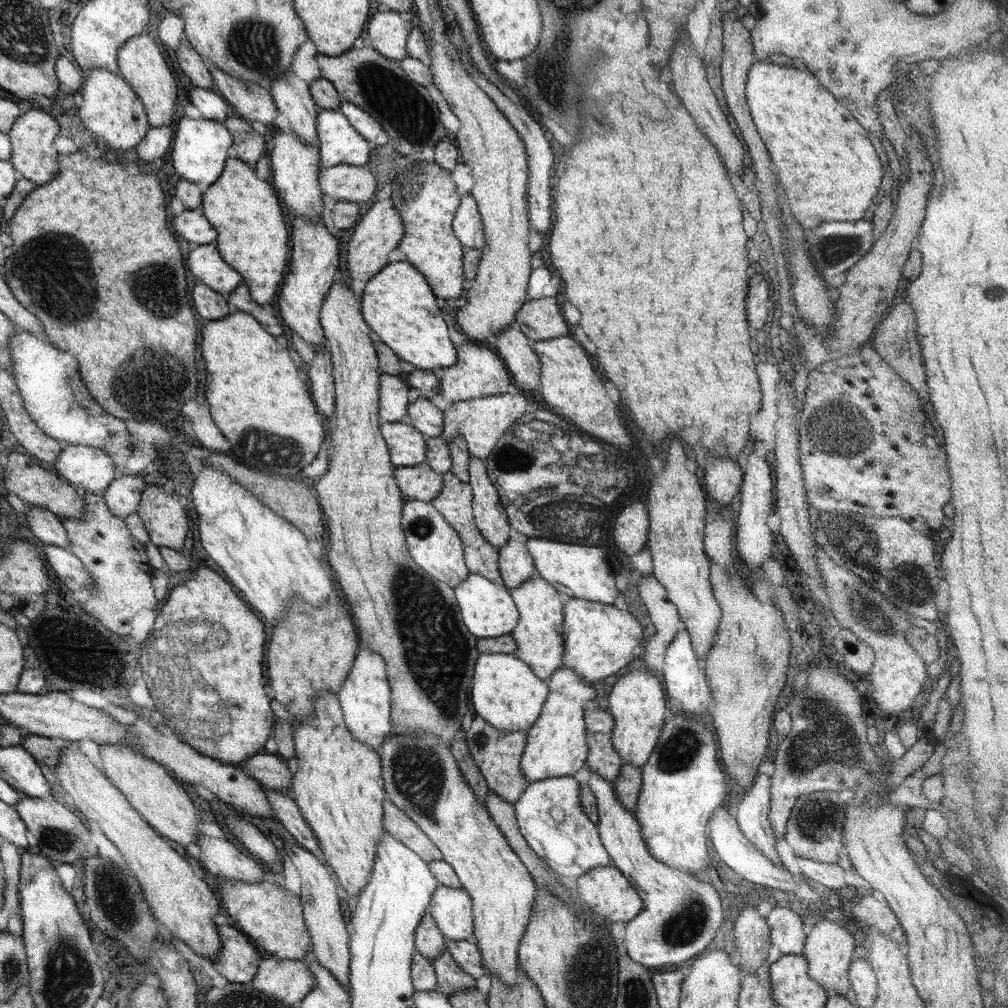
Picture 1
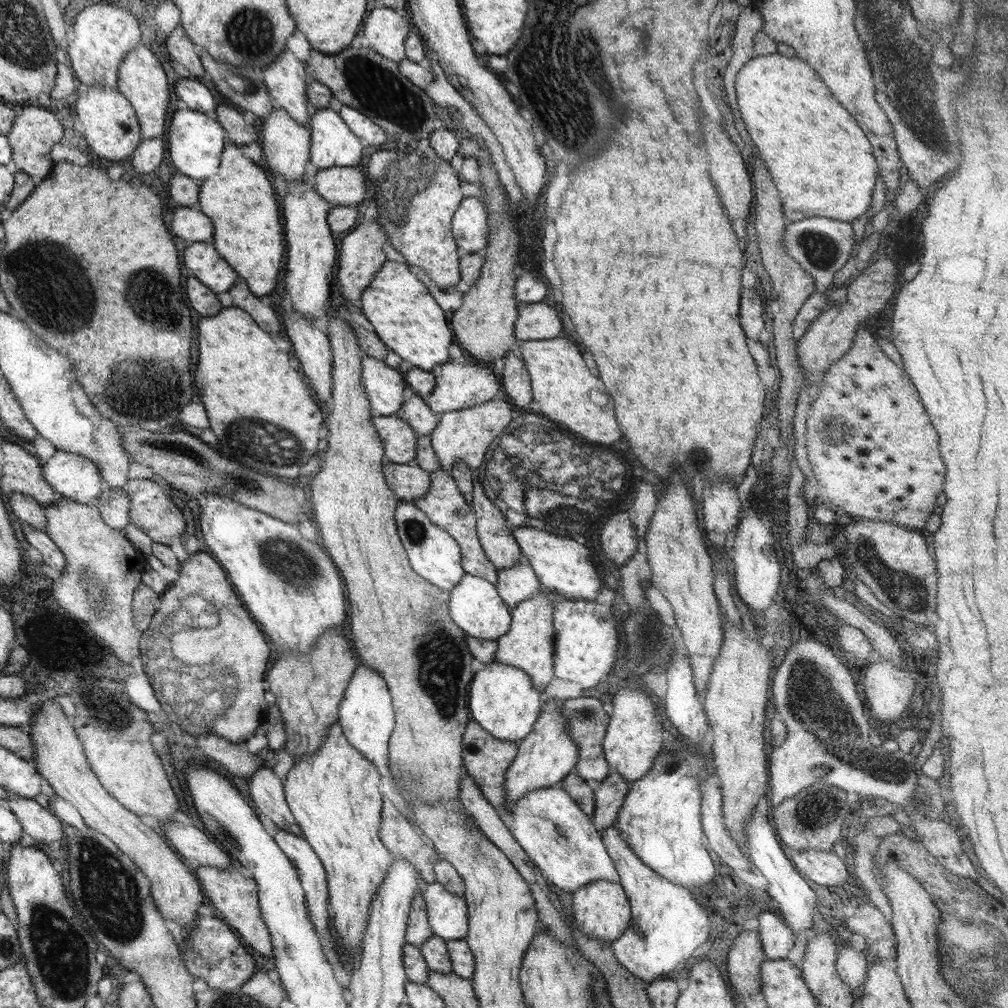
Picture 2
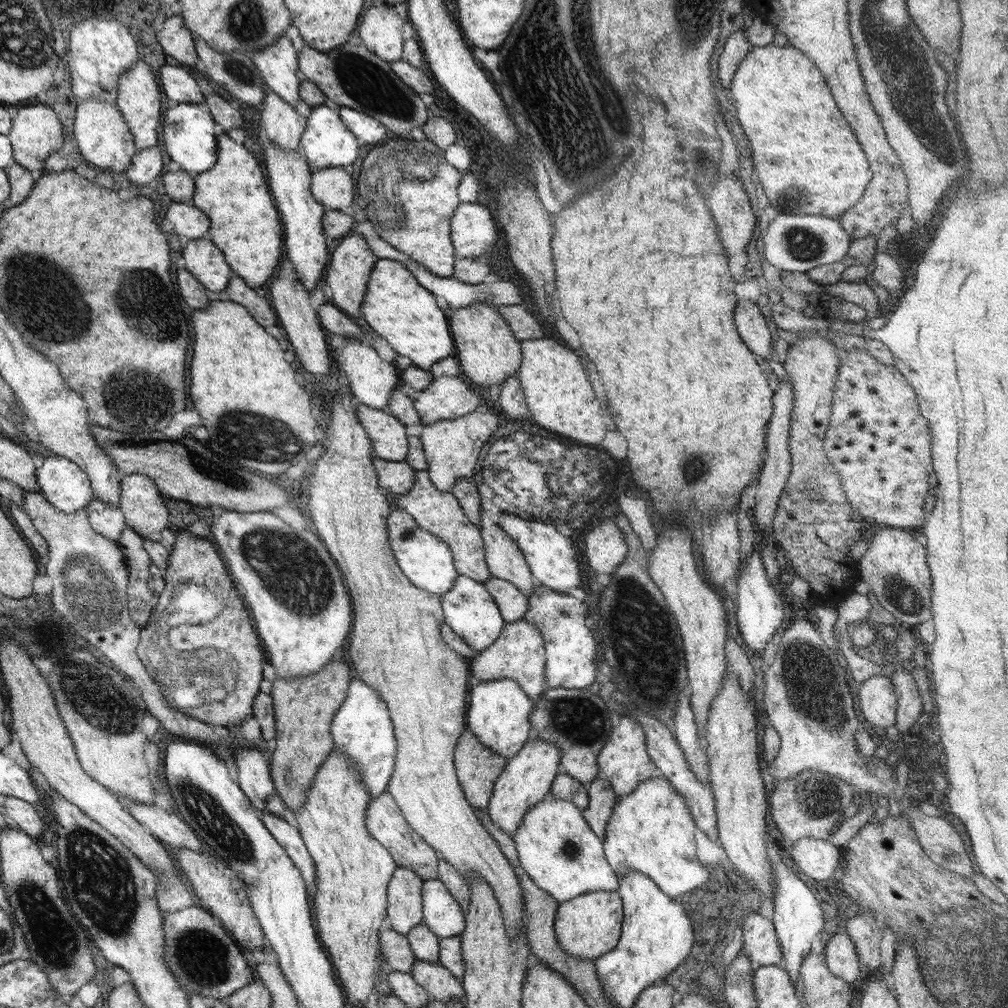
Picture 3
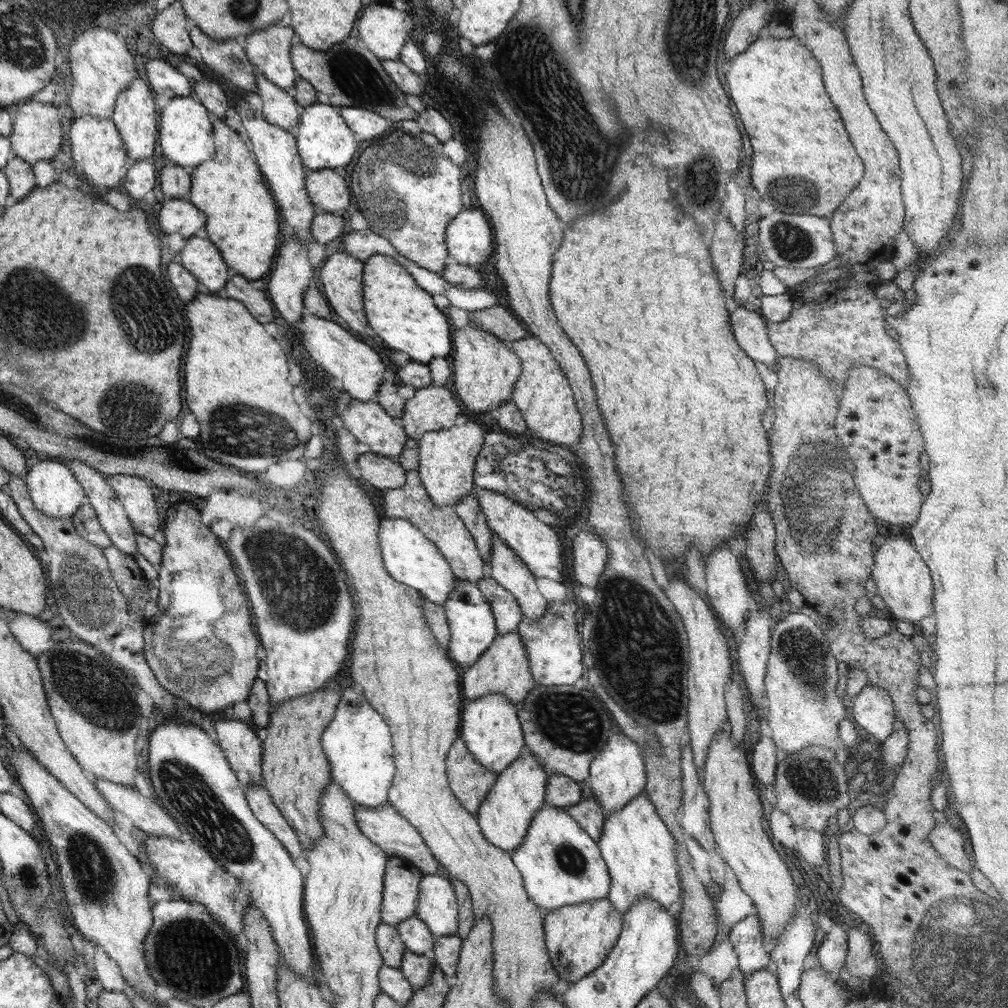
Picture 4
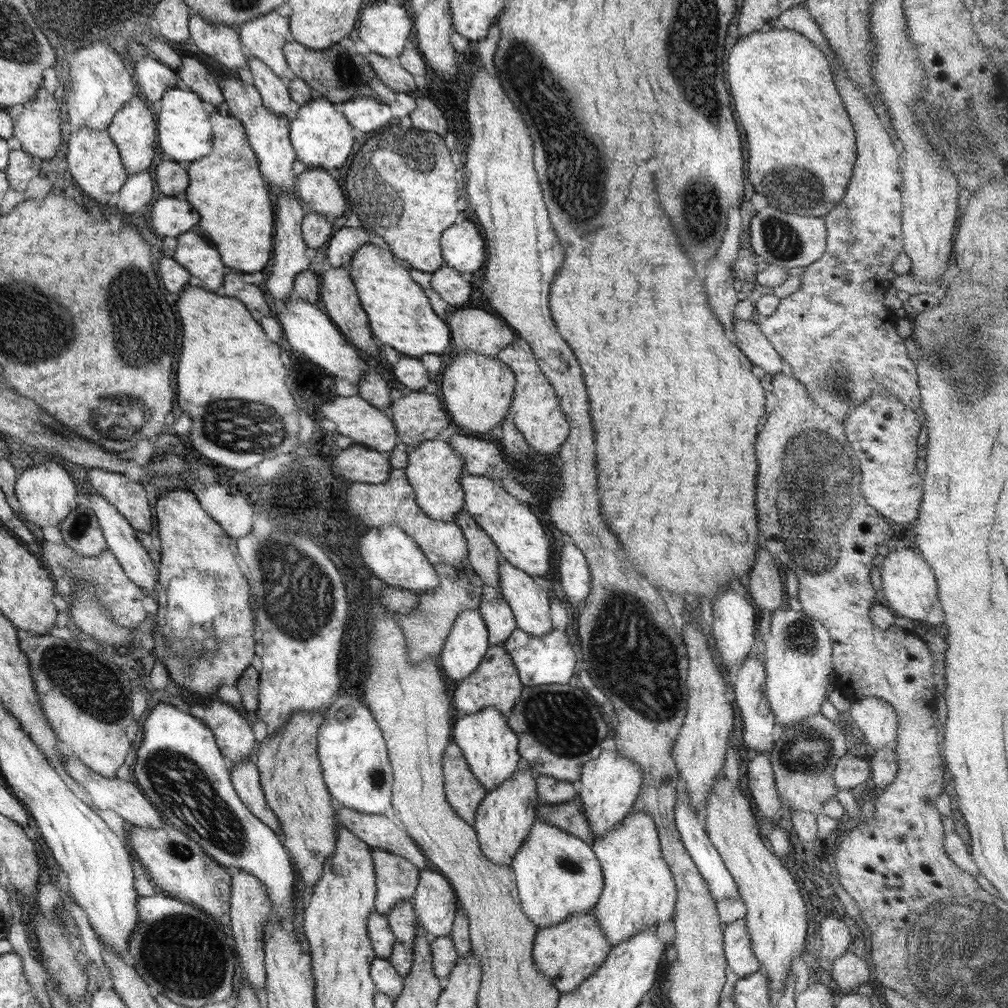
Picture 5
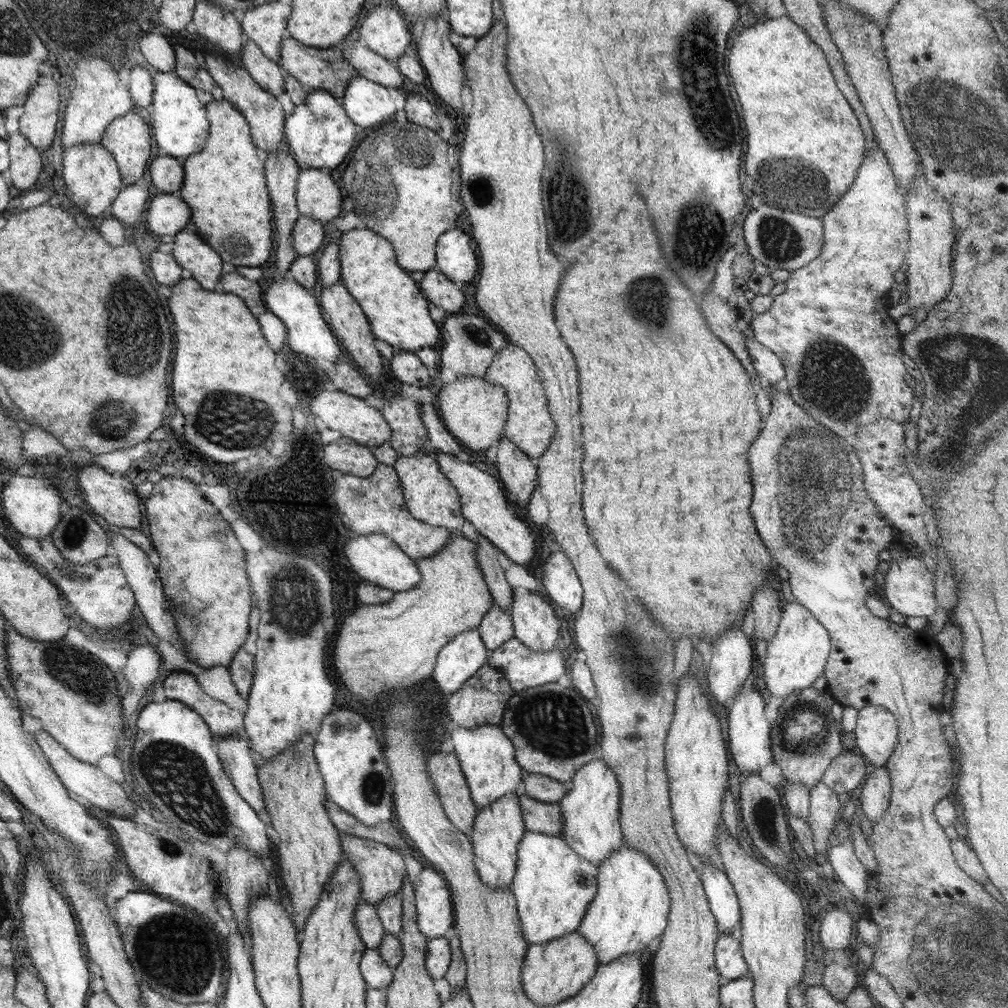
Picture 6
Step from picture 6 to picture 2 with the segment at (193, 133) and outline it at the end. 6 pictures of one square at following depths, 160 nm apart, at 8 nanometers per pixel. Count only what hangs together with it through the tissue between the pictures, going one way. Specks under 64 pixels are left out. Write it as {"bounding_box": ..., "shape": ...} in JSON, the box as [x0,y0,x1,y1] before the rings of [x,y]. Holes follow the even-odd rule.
{"bounding_box":[168,110,228,181],"shape":[[[178,110],[174,118],[170,119],[170,132],[168,133],[168,146],[170,160],[174,162],[177,170],[194,180],[204,181],[215,176],[221,161],[221,152],[228,142],[224,127],[212,120],[212,115],[197,110]]]}

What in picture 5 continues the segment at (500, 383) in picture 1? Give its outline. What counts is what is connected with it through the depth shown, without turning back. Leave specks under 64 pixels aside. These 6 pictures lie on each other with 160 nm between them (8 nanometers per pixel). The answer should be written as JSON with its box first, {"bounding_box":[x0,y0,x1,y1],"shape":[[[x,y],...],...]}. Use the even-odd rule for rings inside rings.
{"bounding_box":[390,390,452,449],"shape":[[[425,390],[410,391],[399,399],[391,400],[390,412],[392,423],[398,432],[398,441],[409,449],[418,448],[425,440],[438,438],[438,434],[452,424],[444,403],[436,397],[436,393],[429,394]]]}

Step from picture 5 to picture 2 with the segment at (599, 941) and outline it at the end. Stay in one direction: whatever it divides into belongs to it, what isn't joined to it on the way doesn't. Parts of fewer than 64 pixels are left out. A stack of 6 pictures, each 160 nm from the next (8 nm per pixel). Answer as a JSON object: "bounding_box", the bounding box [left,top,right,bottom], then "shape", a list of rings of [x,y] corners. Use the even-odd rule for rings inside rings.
{"bounding_box":[572,880,632,940],"shape":[[[600,880],[591,882],[575,890],[572,894],[573,924],[579,928],[579,931],[592,938],[601,938],[601,940],[618,940],[629,927],[632,919],[630,901],[619,882],[608,882]]]}

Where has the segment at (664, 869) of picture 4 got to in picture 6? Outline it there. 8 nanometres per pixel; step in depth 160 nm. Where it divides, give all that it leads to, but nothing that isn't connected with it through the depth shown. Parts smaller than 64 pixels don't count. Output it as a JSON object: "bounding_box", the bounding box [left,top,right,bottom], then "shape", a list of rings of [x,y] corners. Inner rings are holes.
{"bounding_box":[577,841,670,965],"shape":[[[623,841],[622,847],[613,852],[597,869],[597,891],[577,931],[594,947],[596,958],[602,965],[618,960],[626,954],[641,952],[656,936],[665,931],[670,912],[670,895],[656,866],[643,852],[626,845],[626,841]]]}

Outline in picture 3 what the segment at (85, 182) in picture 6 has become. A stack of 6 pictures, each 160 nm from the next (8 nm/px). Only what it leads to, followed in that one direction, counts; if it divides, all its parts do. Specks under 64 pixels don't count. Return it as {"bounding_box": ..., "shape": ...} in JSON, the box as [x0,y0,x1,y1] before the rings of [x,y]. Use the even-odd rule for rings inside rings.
{"bounding_box":[73,100,139,180],"shape":[[[94,100],[82,101],[77,104],[73,125],[74,140],[78,142],[83,159],[99,172],[109,172],[121,180],[139,150],[132,130],[116,104],[110,105]]]}

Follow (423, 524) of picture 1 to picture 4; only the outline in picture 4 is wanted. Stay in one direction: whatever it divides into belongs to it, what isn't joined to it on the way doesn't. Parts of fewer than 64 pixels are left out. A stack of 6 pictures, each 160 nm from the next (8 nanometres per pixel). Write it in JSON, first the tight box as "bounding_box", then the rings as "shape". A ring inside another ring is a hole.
{"bounding_box":[377,518,454,605],"shape":[[[382,518],[377,534],[386,572],[396,581],[416,589],[424,599],[443,605],[454,589],[454,573],[437,546],[403,518]]]}

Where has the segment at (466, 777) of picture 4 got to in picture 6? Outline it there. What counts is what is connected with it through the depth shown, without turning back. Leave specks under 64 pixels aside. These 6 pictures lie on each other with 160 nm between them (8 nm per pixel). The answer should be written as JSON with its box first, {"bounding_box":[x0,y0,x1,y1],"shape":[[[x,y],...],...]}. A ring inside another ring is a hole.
{"bounding_box":[426,752,478,837],"shape":[[[432,752],[426,759],[426,772],[438,790],[440,805],[450,822],[470,837],[478,809],[474,807],[458,757],[453,752]]]}

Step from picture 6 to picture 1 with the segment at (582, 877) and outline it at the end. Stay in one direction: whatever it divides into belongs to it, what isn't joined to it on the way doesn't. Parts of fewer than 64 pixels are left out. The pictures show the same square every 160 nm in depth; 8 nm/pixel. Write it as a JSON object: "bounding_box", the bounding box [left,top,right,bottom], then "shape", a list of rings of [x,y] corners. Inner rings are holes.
{"bounding_box":[514,777,611,883],"shape":[[[572,777],[548,778],[539,782],[530,783],[522,798],[514,803],[516,820],[522,837],[526,843],[547,865],[557,873],[562,880],[573,883],[578,877],[586,874],[593,868],[599,866],[610,866],[611,858],[609,852],[602,845],[598,826],[584,814],[580,806],[581,784]]]}

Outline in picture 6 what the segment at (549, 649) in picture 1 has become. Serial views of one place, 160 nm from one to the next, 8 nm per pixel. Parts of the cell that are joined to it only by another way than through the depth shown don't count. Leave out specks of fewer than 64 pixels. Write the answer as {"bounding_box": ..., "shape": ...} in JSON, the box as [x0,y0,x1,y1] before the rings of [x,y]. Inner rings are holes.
{"bounding_box":[446,664,514,728],"shape":[[[485,664],[466,679],[460,690],[452,693],[446,702],[446,712],[450,714],[455,726],[476,728],[483,724],[498,725],[506,710],[508,700],[514,694],[514,690],[511,689],[501,671]]]}

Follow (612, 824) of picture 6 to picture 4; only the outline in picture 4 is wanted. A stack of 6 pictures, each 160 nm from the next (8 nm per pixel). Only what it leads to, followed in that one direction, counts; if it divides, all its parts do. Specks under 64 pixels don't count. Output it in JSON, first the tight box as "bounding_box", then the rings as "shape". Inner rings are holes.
{"bounding_box":[585,732,647,816],"shape":[[[614,732],[605,747],[590,763],[589,774],[585,783],[592,789],[596,801],[604,809],[605,816],[624,808],[630,800],[638,797],[645,790],[647,784],[646,764],[641,746],[629,736]]]}

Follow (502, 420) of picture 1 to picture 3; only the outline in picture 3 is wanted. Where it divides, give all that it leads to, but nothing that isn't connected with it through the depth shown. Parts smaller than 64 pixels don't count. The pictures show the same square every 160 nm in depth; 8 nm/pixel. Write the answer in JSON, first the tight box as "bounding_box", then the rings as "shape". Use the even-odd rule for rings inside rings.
{"bounding_box":[419,407,502,492],"shape":[[[488,407],[488,409],[470,412],[460,418],[424,426],[424,432],[420,434],[419,439],[426,455],[426,471],[430,482],[440,492],[451,492],[459,478],[472,479],[480,451],[502,424],[496,413],[498,410],[494,411]]]}

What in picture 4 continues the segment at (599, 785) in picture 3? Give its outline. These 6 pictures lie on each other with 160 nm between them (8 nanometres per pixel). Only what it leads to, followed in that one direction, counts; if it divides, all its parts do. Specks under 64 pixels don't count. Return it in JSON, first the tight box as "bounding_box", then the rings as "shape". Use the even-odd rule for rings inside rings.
{"bounding_box":[561,784,606,842],"shape":[[[586,784],[582,786],[582,800],[576,806],[566,806],[561,810],[566,815],[570,815],[579,824],[580,829],[585,831],[592,840],[597,842],[600,839],[606,816],[600,803],[596,801],[592,789]]]}

